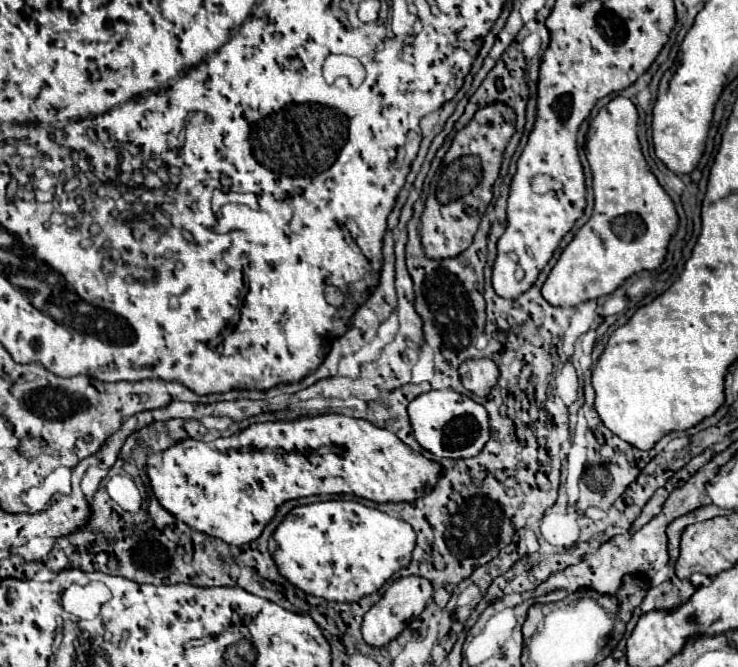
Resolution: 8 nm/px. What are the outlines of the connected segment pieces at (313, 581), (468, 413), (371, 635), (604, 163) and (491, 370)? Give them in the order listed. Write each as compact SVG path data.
M329 500L297 506L287 514L273 536L279 544L279 550L273 556L279 572L293 586L329 602L357 602L363 596L377 592L385 580L405 566L403 562L411 562L411 552L415 548L415 532L405 520L387 516L377 508L363 506L355 500Z
M431 390L427 394L421 394L409 404L407 410L417 442L439 458L477 456L491 438L487 410L481 404L473 402L469 396L463 396L455 390Z
M421 576L399 578L397 582L391 584L391 588L385 592L385 596L363 616L363 628L361 628L363 640L377 648L387 646L393 638L397 638L403 632L403 628L407 626L407 622L411 618L417 618L425 610L431 596L433 596L433 586L427 578L421 578Z
M617 96L607 106L603 106L597 118L590 121L585 143L585 154L593 170L593 192L595 192L595 212L593 218L575 234L571 244L563 250L559 262L553 266L551 274L543 284L543 298L553 306L577 306L587 300L615 292L629 276L641 270L655 270L663 264L671 236L677 232L679 216L675 212L673 200L659 186L657 178L649 170L641 146L637 140L637 108L629 98Z
M491 358L465 360L459 366L459 374L461 374L463 386L477 396L487 396L499 378L497 364Z

